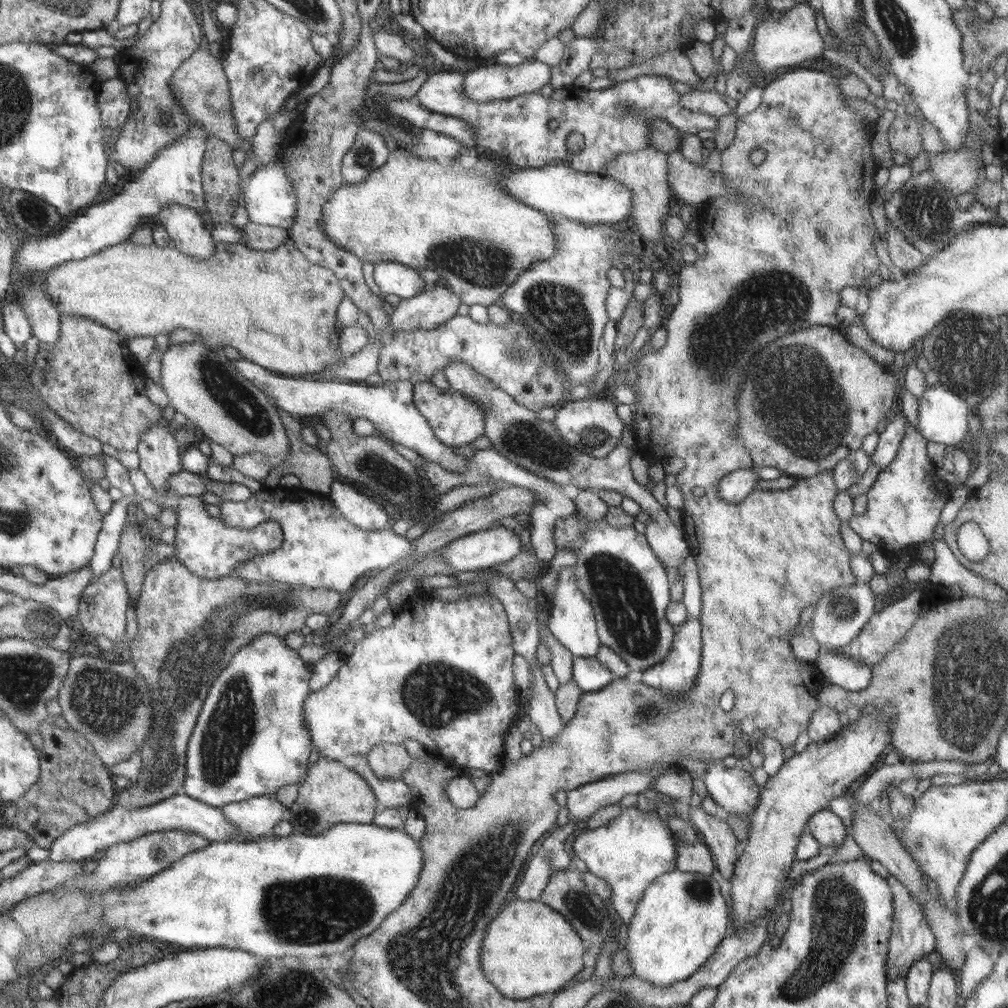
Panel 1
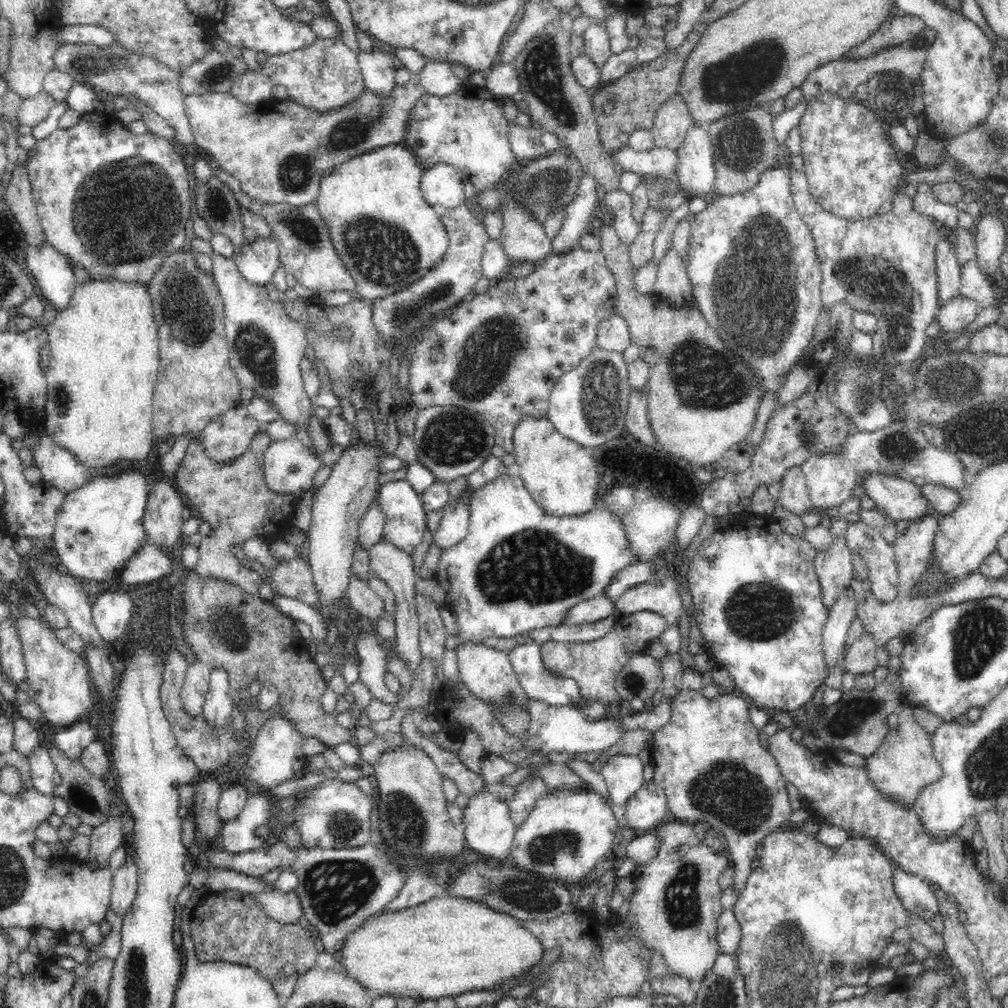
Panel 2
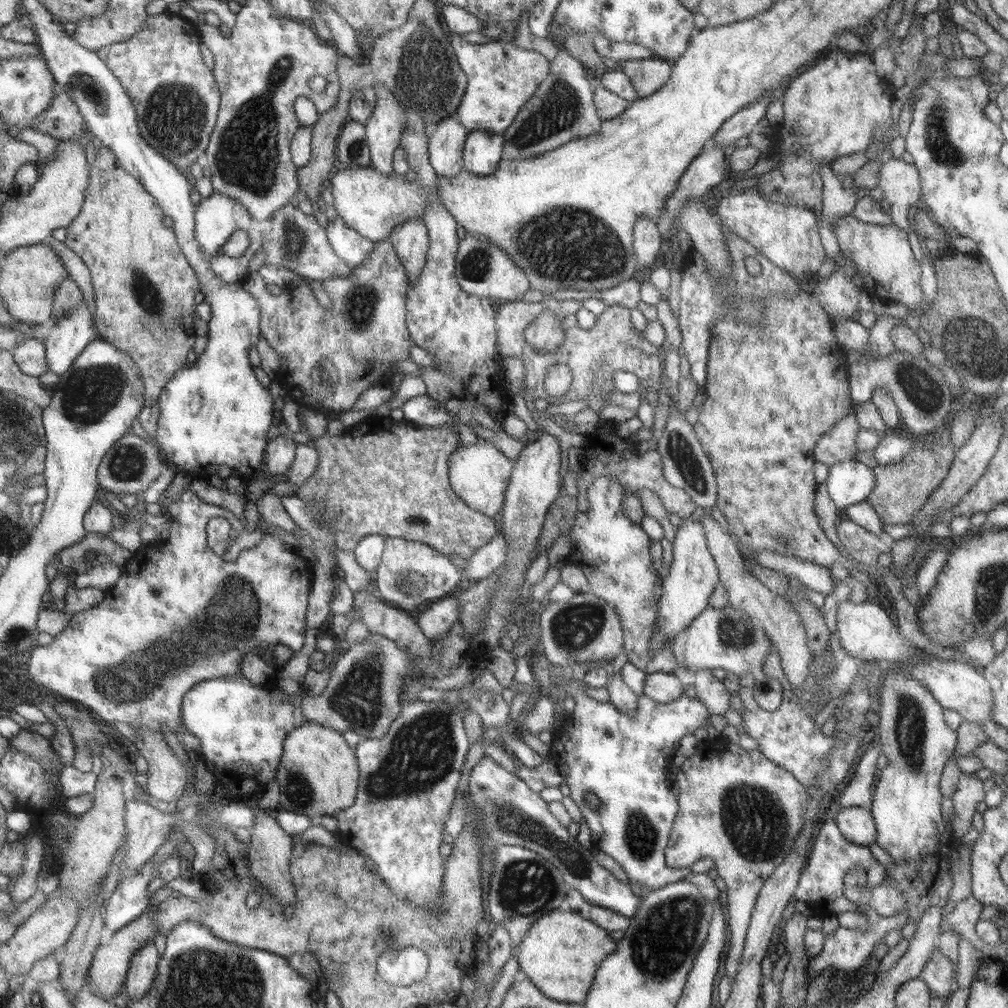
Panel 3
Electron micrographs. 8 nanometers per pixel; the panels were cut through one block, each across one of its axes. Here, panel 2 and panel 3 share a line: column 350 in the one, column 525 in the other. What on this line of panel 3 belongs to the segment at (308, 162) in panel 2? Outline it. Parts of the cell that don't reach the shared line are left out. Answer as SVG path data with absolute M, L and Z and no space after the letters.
M560 45L559 55L550 61L548 78L538 86L537 92L528 99L517 118L510 124L506 132L502 134L505 138L503 158L524 160L553 151L572 139L582 139L597 134L600 131L600 114L596 105L596 91L591 87L584 65L577 57L570 56L569 51Z

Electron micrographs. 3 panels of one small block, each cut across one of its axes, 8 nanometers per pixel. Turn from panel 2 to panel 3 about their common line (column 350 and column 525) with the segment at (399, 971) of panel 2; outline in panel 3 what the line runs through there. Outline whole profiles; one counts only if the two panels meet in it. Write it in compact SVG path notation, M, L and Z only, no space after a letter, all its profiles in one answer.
M557 909L538 918L526 932L515 952L520 971L538 984L547 997L570 1004L584 1004L594 976L606 956L616 952L616 942L600 925L582 918L576 911Z

